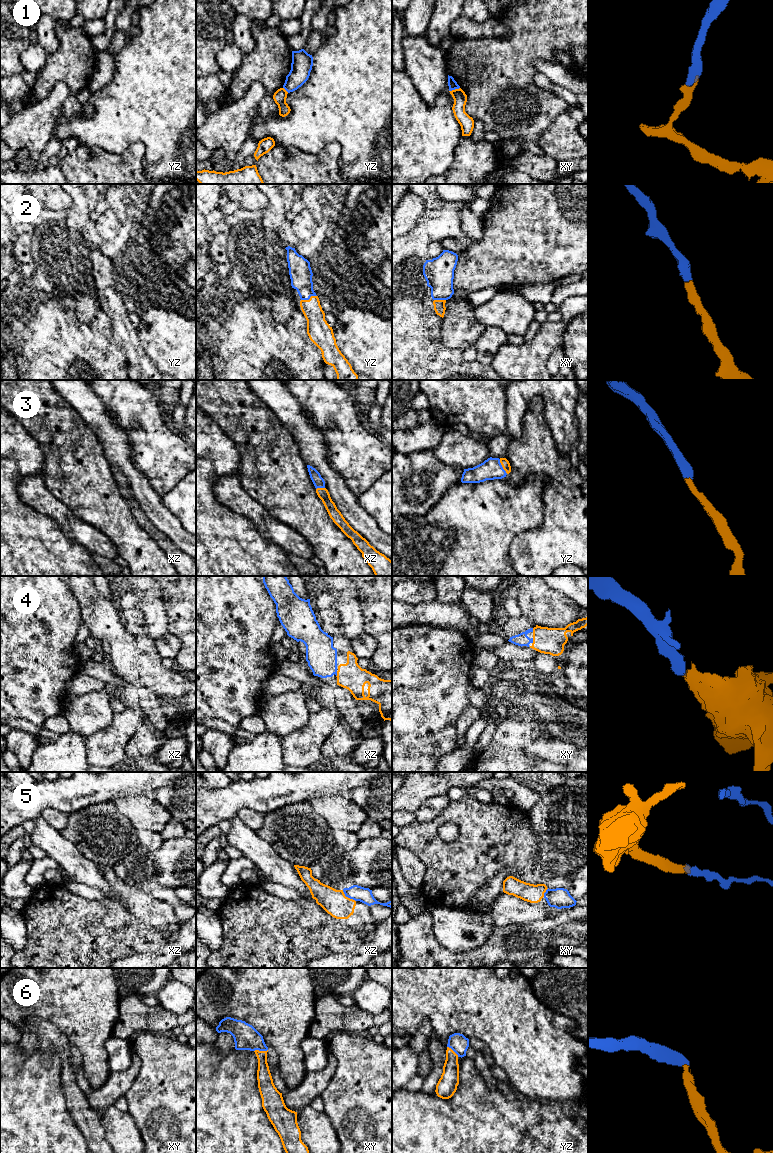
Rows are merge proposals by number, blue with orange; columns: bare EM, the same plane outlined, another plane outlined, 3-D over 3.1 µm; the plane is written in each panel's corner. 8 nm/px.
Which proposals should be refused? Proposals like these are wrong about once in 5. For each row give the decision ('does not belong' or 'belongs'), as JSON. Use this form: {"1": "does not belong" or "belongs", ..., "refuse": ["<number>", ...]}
{"1": "does not belong", "2": "belongs", "3": "belongs", "4": "belongs", "5": "does not belong", "6": "belongs", "refuse": ["1", "5"]}

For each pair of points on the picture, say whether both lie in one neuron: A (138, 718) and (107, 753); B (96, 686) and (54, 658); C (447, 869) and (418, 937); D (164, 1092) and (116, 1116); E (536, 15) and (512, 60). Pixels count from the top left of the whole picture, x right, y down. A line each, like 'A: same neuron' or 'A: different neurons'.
A: same neuron
B: different neurons
C: different neurons
D: different neurons
E: same neuron

